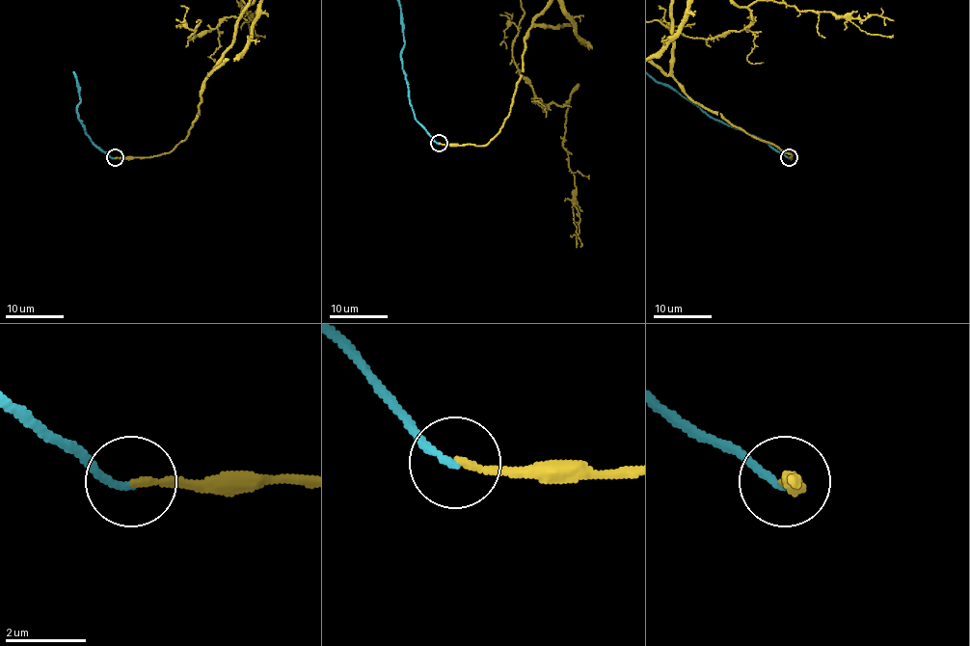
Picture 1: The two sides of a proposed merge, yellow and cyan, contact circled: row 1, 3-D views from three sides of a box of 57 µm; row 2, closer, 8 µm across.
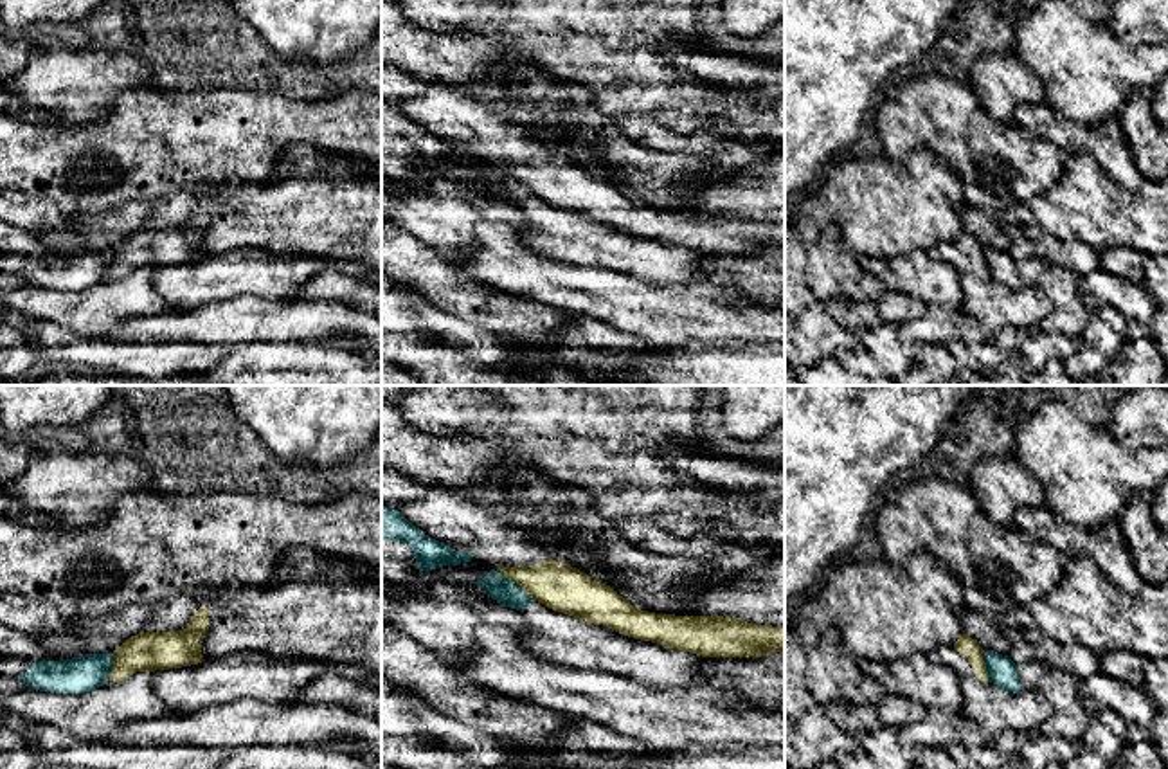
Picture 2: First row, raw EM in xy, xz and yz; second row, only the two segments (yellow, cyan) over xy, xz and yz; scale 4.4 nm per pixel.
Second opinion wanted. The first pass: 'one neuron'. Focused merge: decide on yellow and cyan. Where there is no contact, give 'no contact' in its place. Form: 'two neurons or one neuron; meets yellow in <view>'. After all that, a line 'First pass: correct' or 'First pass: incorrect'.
two neurons; meets yellow in xz
First pass: incorrect

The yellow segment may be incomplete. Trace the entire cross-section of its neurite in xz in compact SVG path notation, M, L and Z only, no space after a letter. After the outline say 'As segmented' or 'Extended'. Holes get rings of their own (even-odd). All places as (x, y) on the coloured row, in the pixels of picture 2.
M425 486L421 501L398 511L425 535L468 549L545 607L628 638L702 657L761 657L785 652L785 627L723 616L675 616L635 609L614 587L556 562L551 551L500 524L491 510L446 486Z. Extended

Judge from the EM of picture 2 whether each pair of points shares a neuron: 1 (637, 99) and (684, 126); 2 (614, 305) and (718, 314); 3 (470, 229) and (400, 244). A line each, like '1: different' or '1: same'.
1: same
2: same
3: different

